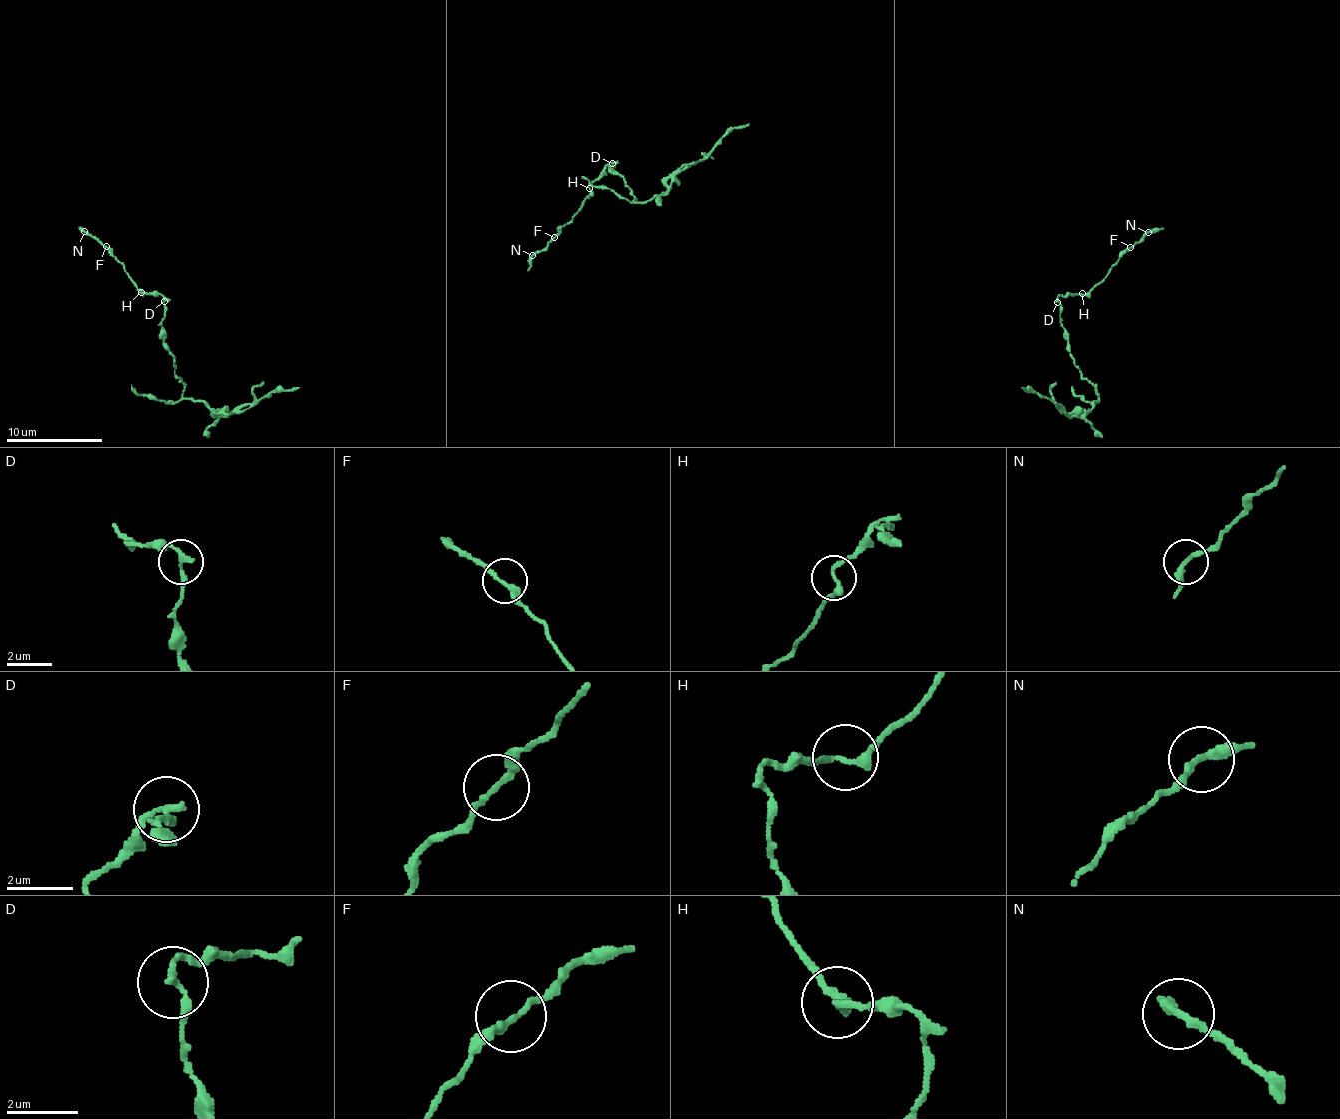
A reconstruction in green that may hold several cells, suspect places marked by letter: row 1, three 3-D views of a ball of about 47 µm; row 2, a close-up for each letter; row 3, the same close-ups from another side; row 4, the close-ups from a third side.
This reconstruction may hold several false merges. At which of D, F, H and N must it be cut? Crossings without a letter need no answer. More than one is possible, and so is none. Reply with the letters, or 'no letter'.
D

